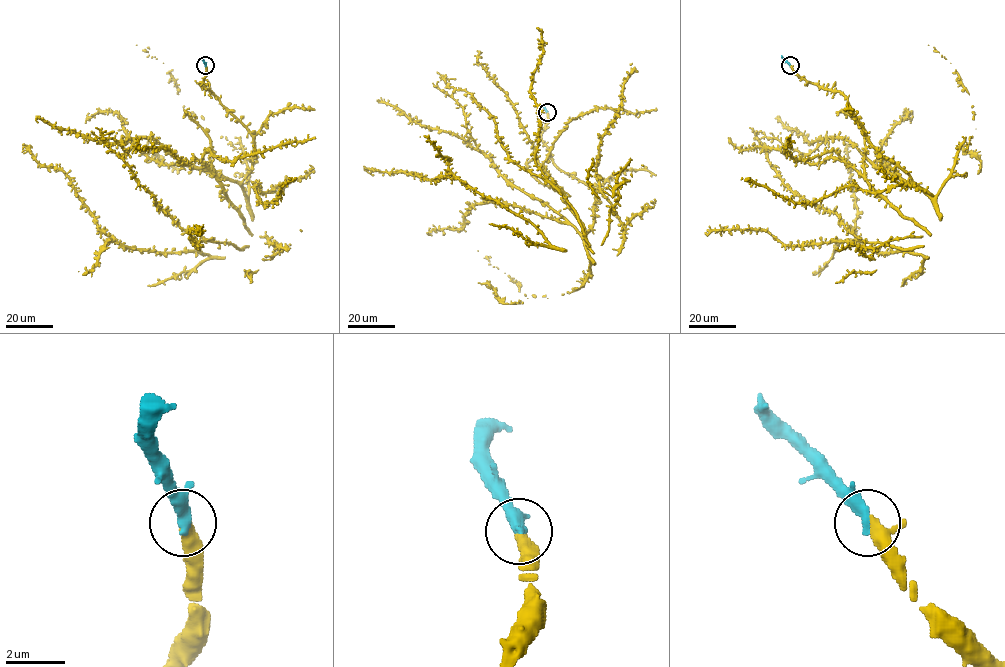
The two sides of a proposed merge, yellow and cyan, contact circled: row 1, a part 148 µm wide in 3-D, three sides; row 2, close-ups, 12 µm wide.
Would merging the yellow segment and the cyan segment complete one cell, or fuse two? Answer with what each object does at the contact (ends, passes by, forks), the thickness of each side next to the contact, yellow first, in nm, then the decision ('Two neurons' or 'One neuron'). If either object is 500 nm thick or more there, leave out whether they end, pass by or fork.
At the ring yellow passes by. At the ring cyan ends. Thickness 320 nm (yellow) against 440 nm. One neuron

